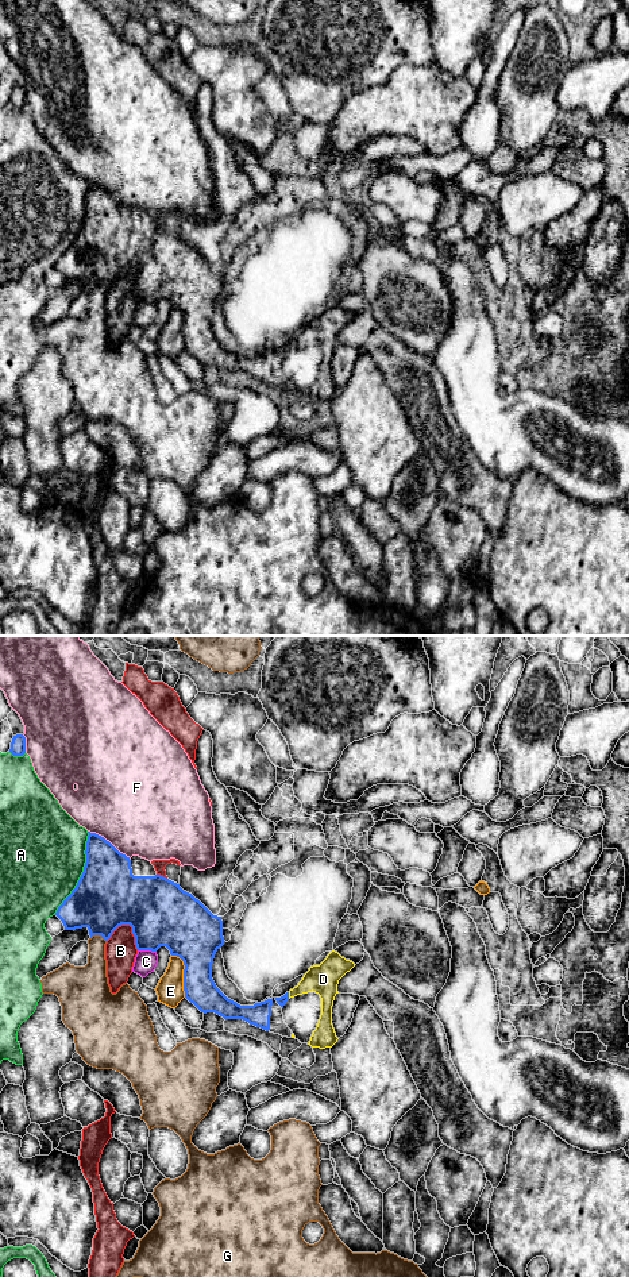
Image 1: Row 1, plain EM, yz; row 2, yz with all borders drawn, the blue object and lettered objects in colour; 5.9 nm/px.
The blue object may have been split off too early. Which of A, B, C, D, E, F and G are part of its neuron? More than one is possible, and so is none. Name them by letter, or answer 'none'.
D

